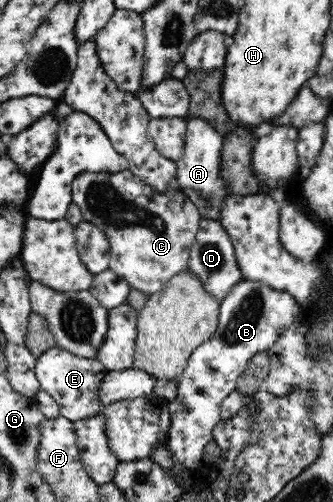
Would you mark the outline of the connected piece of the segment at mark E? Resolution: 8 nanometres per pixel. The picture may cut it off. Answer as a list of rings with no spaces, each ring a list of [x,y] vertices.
[[[57,346],[43,353],[35,364],[35,374],[41,389],[55,399],[55,403],[59,404],[60,415],[71,422],[102,413],[105,405],[97,400],[97,391],[107,373],[105,366],[96,358],[83,358]]]

